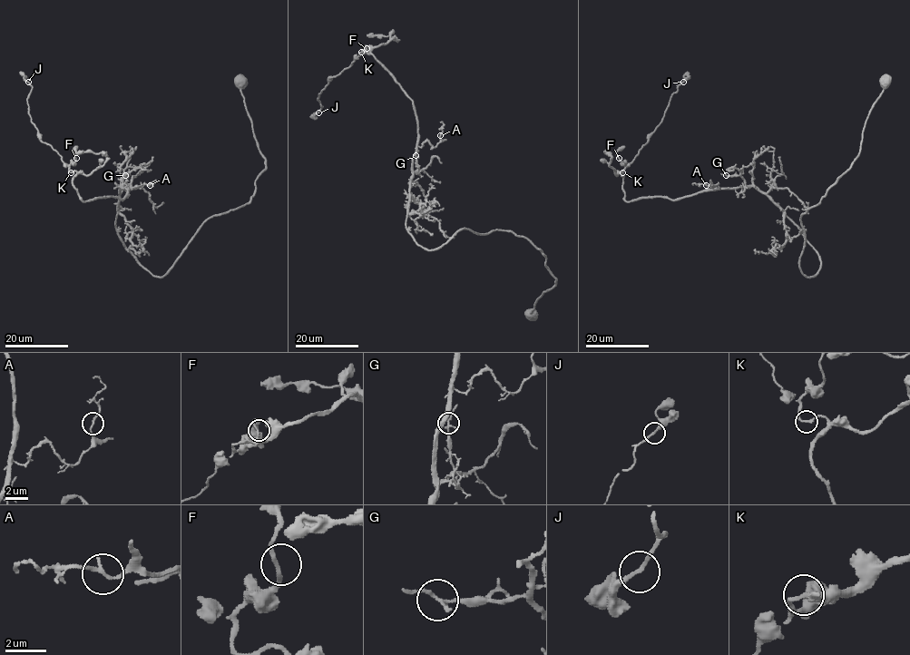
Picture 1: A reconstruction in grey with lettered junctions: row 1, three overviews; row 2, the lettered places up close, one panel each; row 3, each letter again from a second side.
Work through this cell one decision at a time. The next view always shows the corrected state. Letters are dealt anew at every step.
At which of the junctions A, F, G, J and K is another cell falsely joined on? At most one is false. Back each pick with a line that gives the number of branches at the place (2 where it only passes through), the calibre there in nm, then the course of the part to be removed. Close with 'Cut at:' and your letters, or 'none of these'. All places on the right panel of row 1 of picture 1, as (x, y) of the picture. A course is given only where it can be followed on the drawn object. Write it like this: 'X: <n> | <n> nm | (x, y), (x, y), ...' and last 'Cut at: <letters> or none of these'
Cut at: none of these

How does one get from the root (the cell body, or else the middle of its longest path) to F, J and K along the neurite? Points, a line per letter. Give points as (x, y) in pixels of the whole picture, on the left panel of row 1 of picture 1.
F: (239, 83), (266, 169), (161, 277), (118, 234), (127, 190), (83, 201), (76, 158)
J: (239, 83), (266, 169), (156, 277), (118, 234), (127, 190), (82, 200), (28, 82)
K: (239, 83), (266, 169), (161, 277), (118, 234), (127, 190), (83, 201), (71, 172)

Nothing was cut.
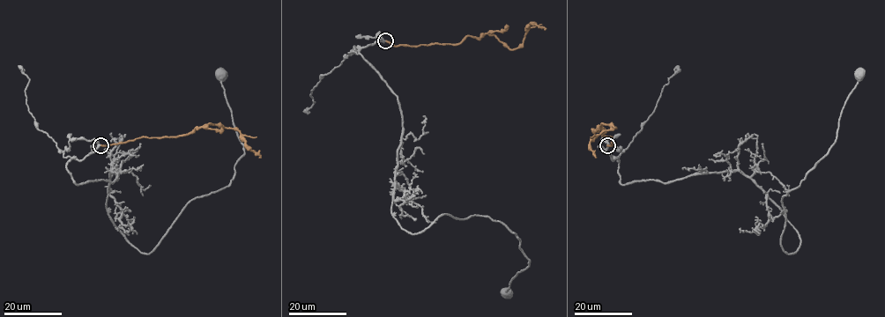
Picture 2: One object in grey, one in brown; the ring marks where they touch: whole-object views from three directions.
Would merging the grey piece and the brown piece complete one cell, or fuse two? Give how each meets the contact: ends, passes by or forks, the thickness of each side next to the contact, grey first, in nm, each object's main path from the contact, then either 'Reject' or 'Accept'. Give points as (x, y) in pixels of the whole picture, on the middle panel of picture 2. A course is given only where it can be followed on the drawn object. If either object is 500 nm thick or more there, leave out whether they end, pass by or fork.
At the ring grey passes by. At the ring brown ends. Thickness 320 nm (grey) against 260 nm. Course of grey: (385, 40), (352, 52), (402, 116), (392, 215), (417, 233), (441, 214), (501, 222), (529, 261), (505, 292). Course of brown: (385, 40), (396, 46), (459, 44), (468, 36), (486, 33), (515, 49), (531, 24), (545, 29). Accept

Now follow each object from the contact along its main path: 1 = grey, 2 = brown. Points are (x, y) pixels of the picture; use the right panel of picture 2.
1: (607, 145), (621, 184), (741, 171), (798, 233), (794, 253), (781, 246), (782, 200), (836, 139), (858, 76)
2: (607, 145), (613, 140), (602, 135), (604, 123), (616, 128), (591, 141), (596, 158)

